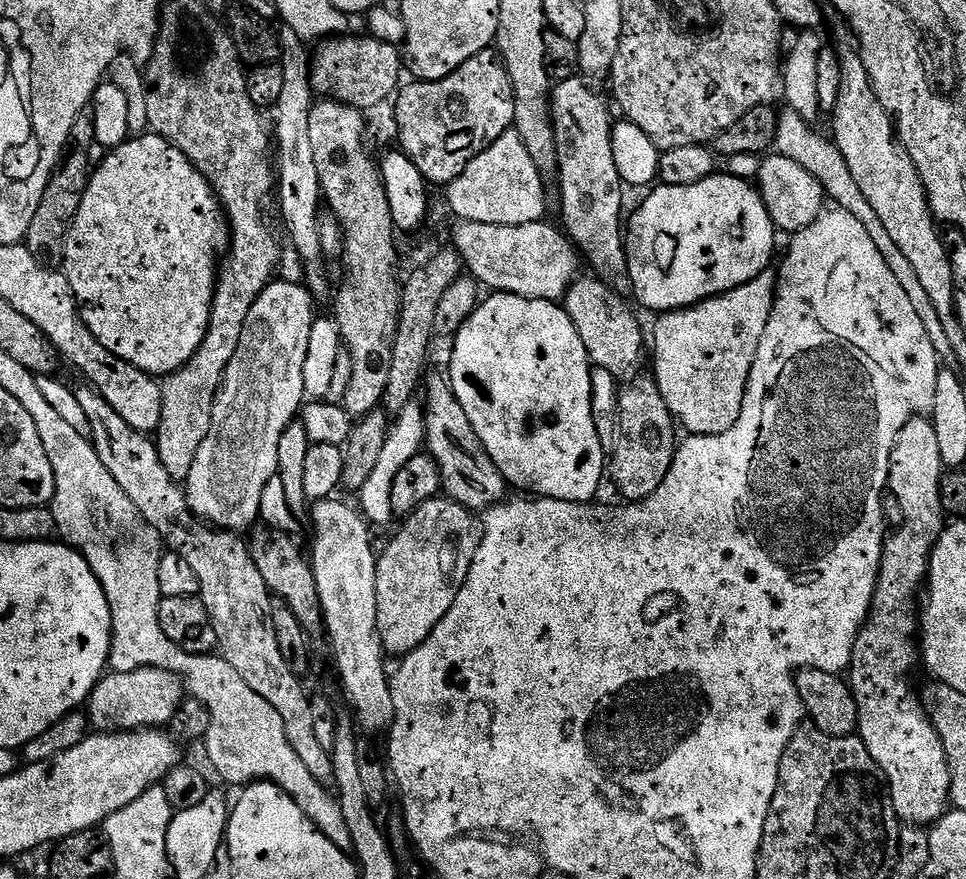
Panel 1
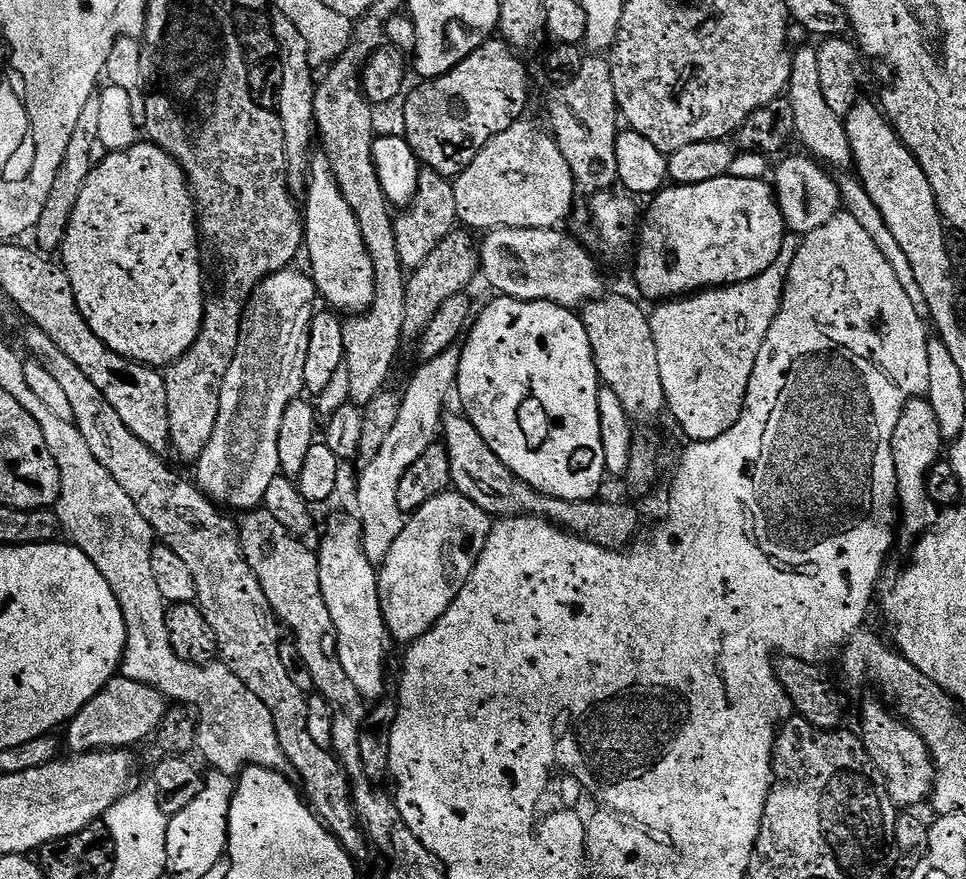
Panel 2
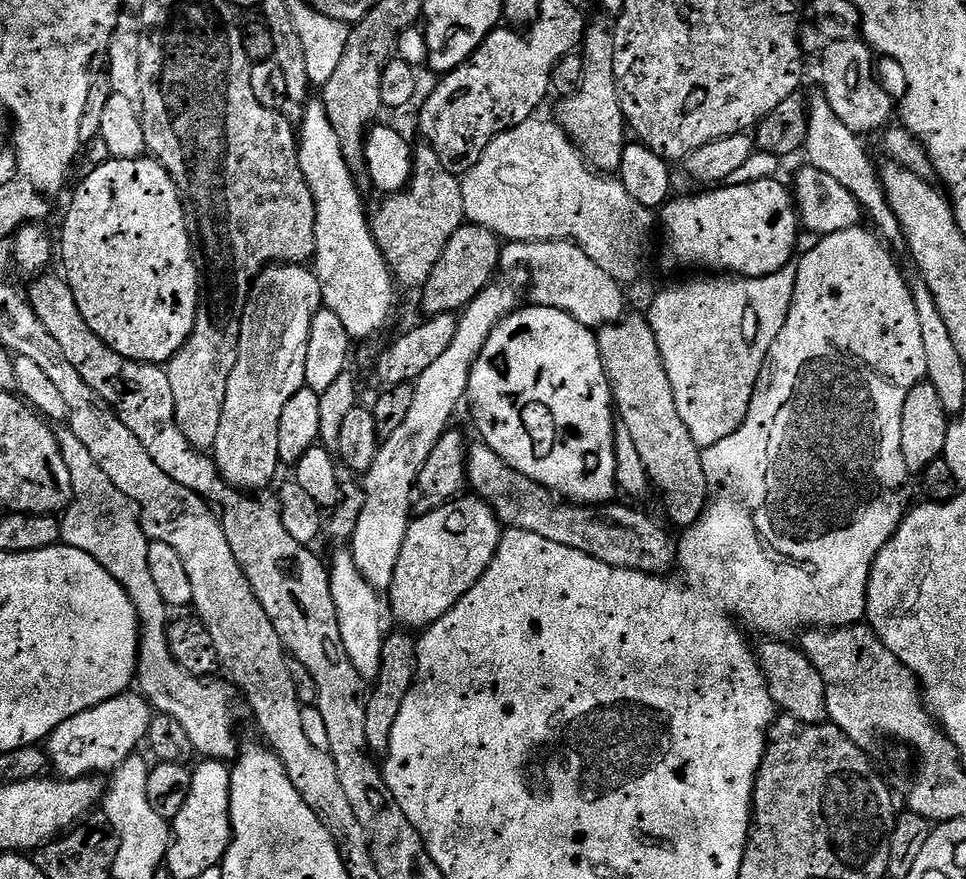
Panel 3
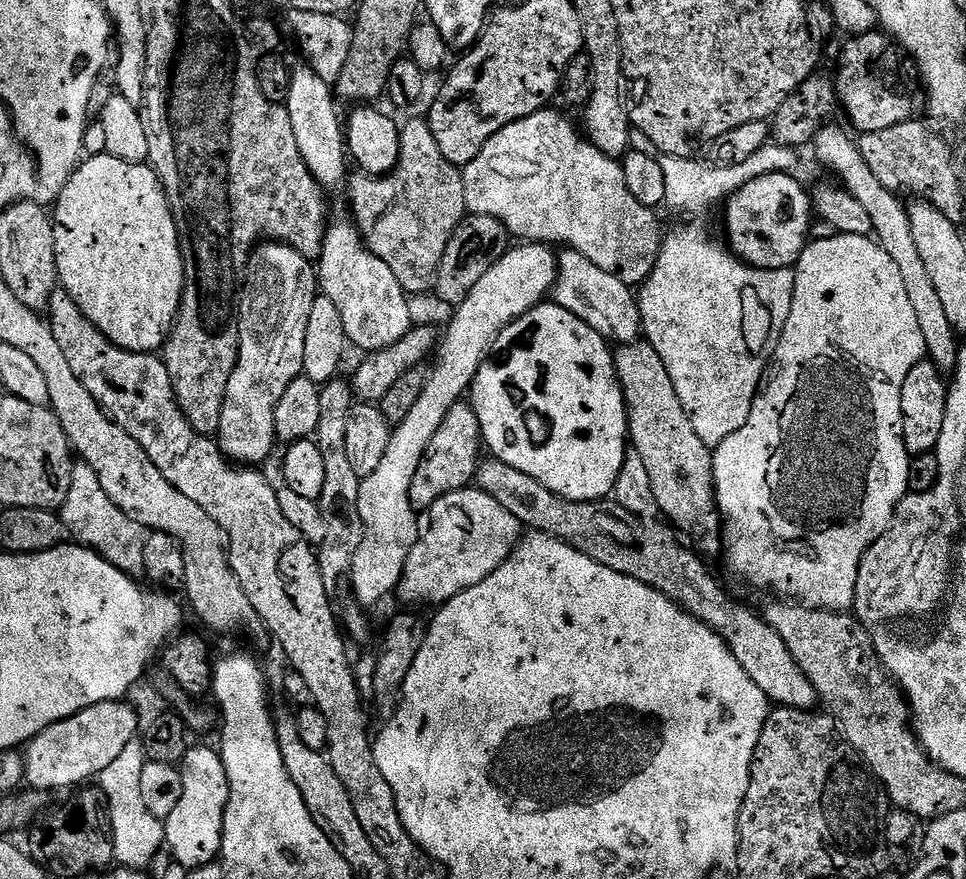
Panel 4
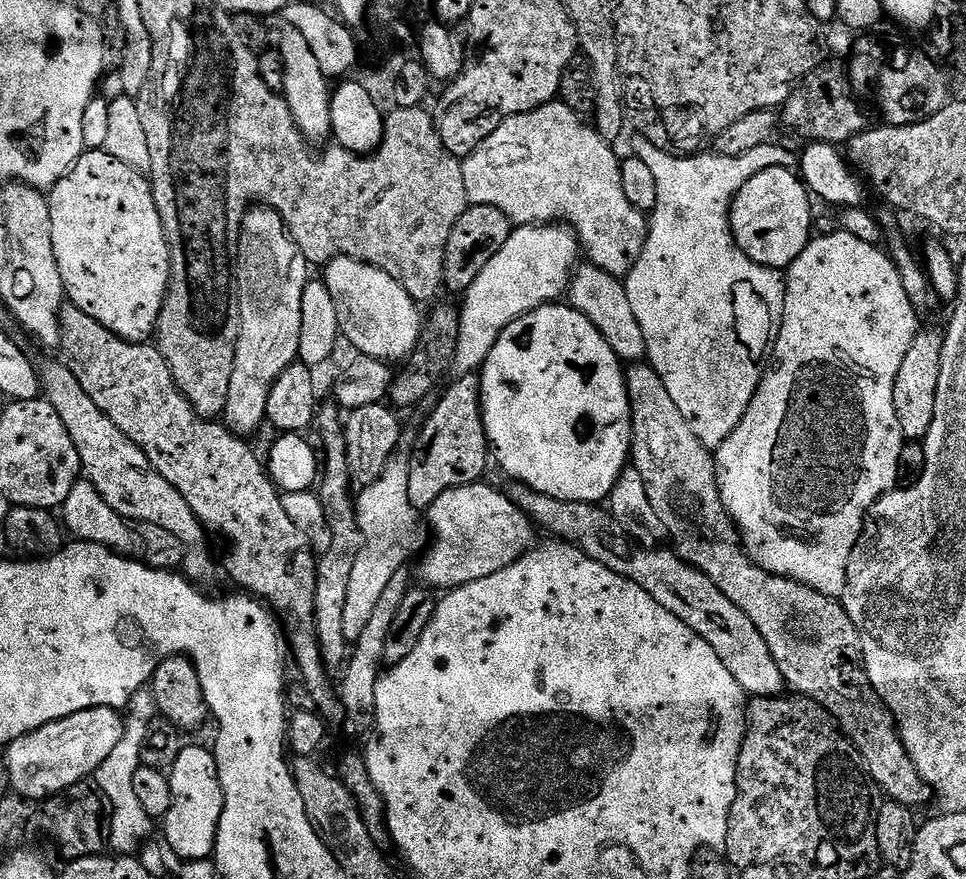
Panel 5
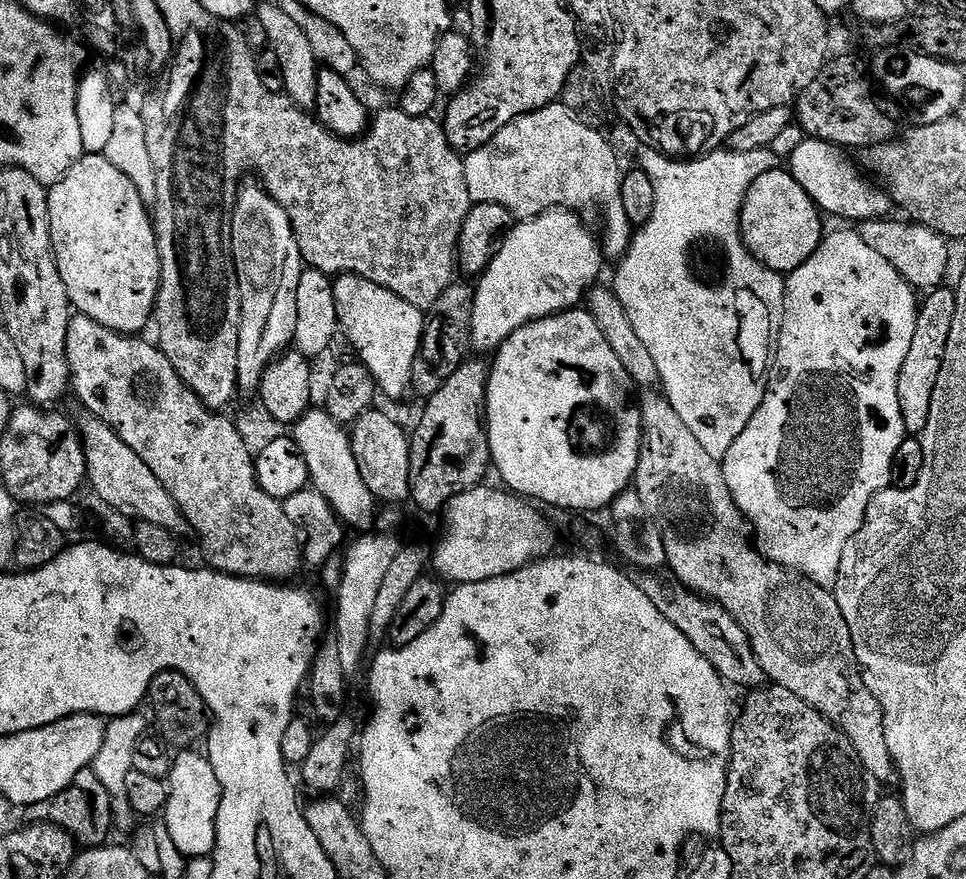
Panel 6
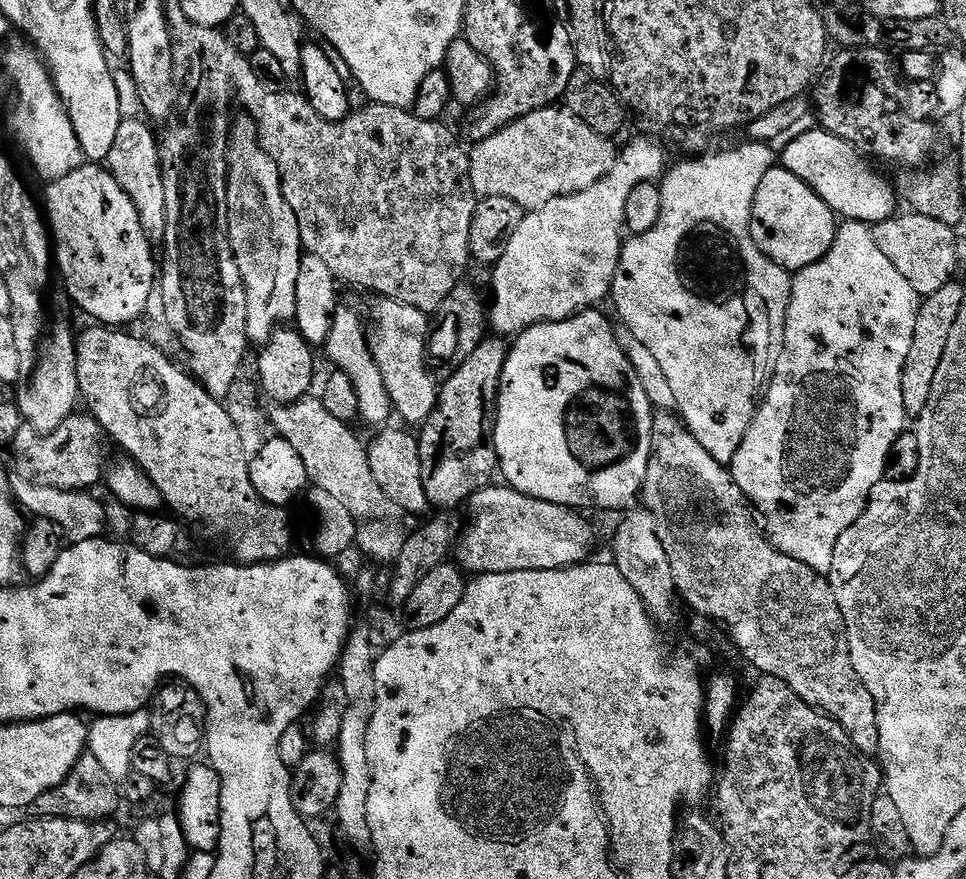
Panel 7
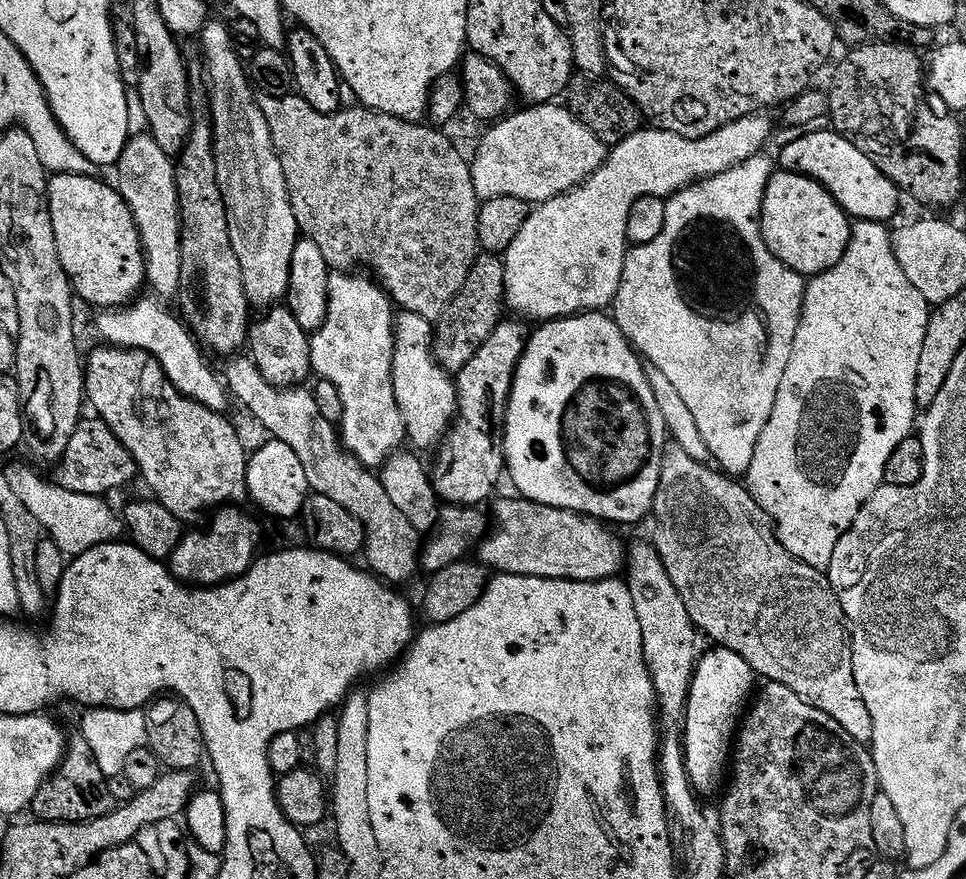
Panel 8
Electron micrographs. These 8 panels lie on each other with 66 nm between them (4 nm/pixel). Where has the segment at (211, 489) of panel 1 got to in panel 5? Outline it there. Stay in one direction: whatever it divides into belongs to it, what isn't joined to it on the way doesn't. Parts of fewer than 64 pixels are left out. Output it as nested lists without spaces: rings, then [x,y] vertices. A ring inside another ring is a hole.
[[[249,208],[240,222],[240,240],[234,253],[234,279],[240,297],[240,337],[236,343],[236,369],[230,380],[230,398],[222,417],[223,423],[236,436],[252,438],[260,427],[265,427],[270,390],[277,378],[297,363],[302,334],[302,294],[310,279],[308,271],[310,265],[289,236],[281,216],[272,208]]]

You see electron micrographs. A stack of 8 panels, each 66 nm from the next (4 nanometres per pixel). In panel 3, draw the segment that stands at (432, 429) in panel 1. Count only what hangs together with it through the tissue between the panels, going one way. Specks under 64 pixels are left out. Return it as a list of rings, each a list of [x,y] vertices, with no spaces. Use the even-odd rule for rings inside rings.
[[[469,443],[466,448],[466,484],[475,495],[486,501],[496,511],[496,517],[499,518],[501,525],[542,534],[552,542],[582,550],[615,568],[637,568],[640,572],[660,574],[665,571],[663,568],[668,568],[671,564],[673,567],[677,563],[678,548],[674,540],[668,537],[668,532],[662,525],[655,524],[646,513],[639,512],[628,504],[612,504],[613,502],[581,504],[558,496],[546,486],[534,482],[534,478],[526,478],[526,474],[522,474],[517,468],[510,467],[489,444],[475,443]]]

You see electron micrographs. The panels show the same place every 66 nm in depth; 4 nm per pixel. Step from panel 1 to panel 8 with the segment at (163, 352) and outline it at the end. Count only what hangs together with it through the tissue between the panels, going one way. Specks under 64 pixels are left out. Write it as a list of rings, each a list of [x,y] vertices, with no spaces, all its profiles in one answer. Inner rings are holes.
[[[53,175],[48,181],[48,205],[54,222],[54,238],[58,242],[58,258],[72,284],[73,293],[80,296],[96,310],[111,310],[130,304],[136,291],[146,284],[144,274],[144,251],[138,228],[133,220],[130,206],[120,197],[111,183],[103,184],[96,176]]]

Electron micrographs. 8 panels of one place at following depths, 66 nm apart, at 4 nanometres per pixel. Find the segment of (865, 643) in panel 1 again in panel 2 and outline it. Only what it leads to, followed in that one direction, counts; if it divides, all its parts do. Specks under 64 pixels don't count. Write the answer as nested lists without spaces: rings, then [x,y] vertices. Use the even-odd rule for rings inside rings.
[[[927,398],[911,400],[904,409],[902,418],[898,418],[898,426],[894,426],[894,466],[896,480],[899,481],[900,494],[898,508],[902,513],[902,532],[911,538],[923,536],[934,519],[934,505],[928,497],[928,472],[941,459],[940,451],[946,448],[942,438],[942,430],[938,428],[938,414]],[[868,700],[860,712],[858,735],[863,740],[870,758],[884,774],[888,782],[888,793],[897,809],[908,810],[912,804],[920,804],[929,799],[936,784],[936,763],[932,761],[932,751],[916,731],[909,726],[891,707],[883,708],[876,700]]]

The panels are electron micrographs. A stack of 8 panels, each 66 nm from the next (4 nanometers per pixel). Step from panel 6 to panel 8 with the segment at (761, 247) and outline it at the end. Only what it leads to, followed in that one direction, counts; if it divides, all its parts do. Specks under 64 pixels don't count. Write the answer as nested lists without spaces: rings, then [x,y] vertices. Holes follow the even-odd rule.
[[[773,171],[760,211],[762,238],[774,254],[799,276],[811,278],[830,271],[846,254],[853,221],[817,180],[799,172]]]

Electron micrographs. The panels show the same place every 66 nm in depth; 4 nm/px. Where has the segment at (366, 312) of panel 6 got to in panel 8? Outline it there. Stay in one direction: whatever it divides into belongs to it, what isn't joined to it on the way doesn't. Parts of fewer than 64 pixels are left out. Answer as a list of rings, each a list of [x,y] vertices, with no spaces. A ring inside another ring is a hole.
[[[405,311],[397,315],[392,381],[394,398],[402,414],[407,443],[412,443],[413,449],[439,449],[456,415],[456,385],[453,377],[445,371],[434,355],[433,321],[418,318],[418,314]]]

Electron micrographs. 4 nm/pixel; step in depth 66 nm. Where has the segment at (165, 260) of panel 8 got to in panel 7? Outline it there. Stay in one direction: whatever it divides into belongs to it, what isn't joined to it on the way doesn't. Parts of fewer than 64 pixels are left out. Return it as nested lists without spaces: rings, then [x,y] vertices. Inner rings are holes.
[[[121,119],[118,138],[114,138],[114,150],[110,150],[106,167],[118,186],[122,186],[126,194],[130,194],[148,239],[160,242],[166,234],[166,186],[164,171],[160,165],[160,140],[152,133],[153,125],[140,120]]]

